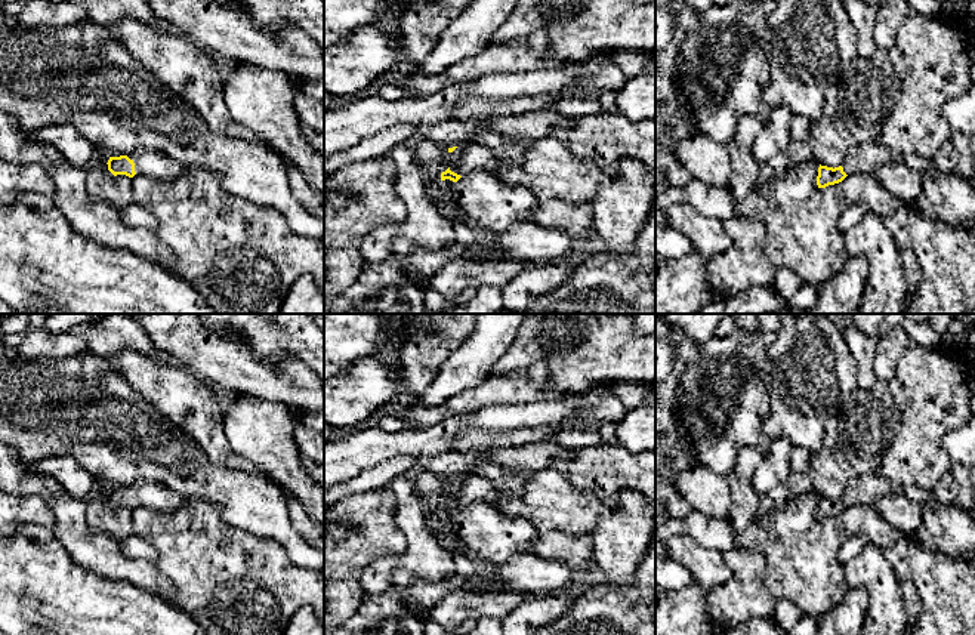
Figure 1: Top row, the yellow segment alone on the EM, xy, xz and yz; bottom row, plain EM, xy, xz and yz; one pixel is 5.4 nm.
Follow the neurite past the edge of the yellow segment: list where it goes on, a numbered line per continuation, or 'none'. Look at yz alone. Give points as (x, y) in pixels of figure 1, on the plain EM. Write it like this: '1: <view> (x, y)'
1: yz (869, 489)

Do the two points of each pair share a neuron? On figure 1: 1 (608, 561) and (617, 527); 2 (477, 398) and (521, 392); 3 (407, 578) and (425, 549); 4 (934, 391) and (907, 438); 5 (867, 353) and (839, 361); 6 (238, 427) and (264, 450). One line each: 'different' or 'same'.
1: same
2: same
3: same
4: same
5: different
6: same

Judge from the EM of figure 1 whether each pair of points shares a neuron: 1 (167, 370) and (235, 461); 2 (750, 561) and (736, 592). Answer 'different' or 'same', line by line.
1: same
2: same

